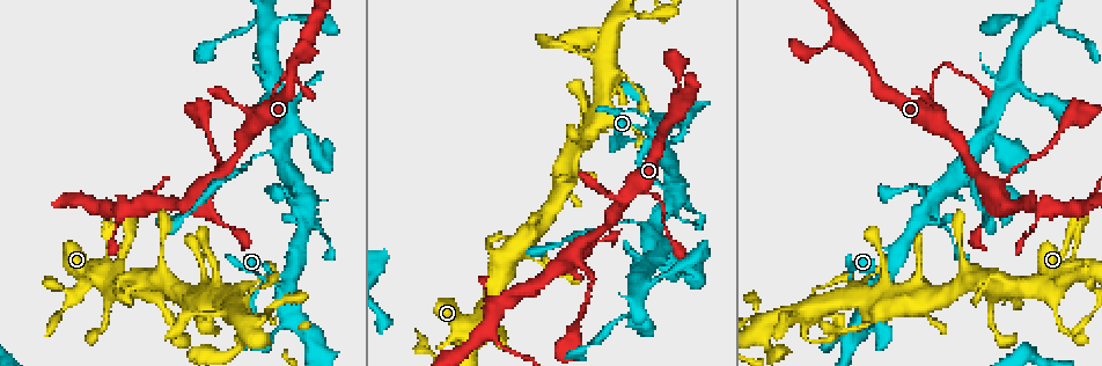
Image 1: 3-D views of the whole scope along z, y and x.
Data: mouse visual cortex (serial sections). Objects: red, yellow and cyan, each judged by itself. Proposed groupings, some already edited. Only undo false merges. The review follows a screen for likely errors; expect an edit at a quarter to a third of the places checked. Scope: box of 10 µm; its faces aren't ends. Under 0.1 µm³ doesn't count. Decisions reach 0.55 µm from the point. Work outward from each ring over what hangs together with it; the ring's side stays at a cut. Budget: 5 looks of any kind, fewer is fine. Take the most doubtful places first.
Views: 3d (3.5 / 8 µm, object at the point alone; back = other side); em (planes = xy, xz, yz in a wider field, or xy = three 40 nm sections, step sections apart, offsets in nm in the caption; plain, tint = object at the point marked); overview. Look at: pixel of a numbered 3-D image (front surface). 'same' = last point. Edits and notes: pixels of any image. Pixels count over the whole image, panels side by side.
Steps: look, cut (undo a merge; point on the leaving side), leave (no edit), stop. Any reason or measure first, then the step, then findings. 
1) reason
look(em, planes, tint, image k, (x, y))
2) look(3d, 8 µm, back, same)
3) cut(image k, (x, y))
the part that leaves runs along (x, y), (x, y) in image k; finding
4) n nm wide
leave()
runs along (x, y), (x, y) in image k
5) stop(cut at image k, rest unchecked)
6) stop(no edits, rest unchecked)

thin arm on a thick one
look(3d, 8 µm, image 1, (271, 152))

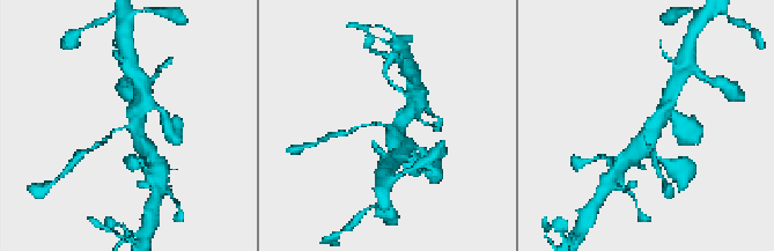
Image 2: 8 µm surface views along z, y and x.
look(3d, 3.5 µm, same)

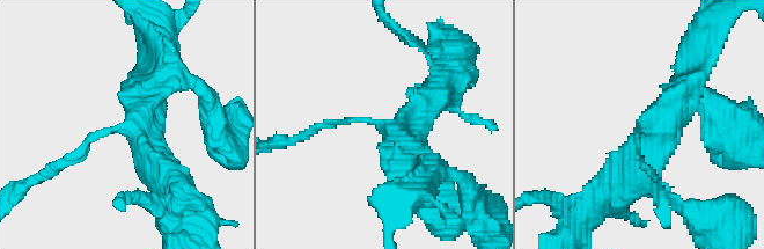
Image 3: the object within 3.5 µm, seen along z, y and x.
arms of 100, 400, 450 nm
leave()
runs along (423, 109), (409, 139), (369, 121), (320, 126) in image 3; one cell here

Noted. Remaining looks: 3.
three-way junction
look(3d, 3.5 µm, image 1, (206, 181))

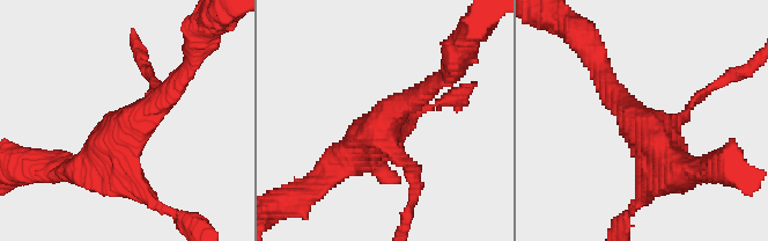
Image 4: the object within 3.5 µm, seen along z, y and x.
need the tissue
look(em, xy, step 5, tint, image 4, (132, 124))

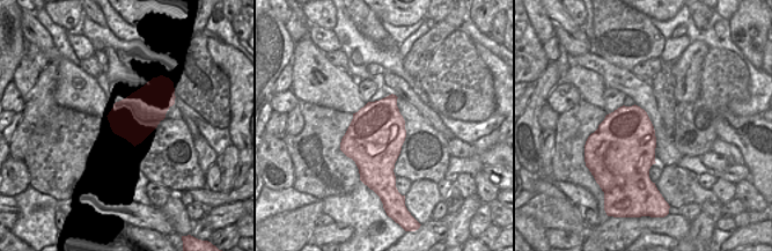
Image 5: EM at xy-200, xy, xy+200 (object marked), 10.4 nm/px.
another direction
look(em, xy, step 3, tint, same)

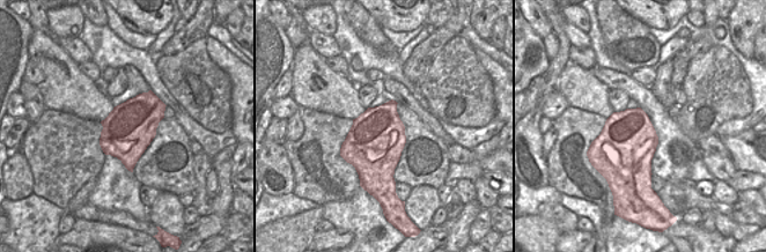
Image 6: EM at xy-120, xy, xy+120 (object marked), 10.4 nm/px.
600 nm wide
leave()
runs along (428, 88), (325, 174) in image 4; one cell here

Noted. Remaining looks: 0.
stop(no edits, rest unchecked)

